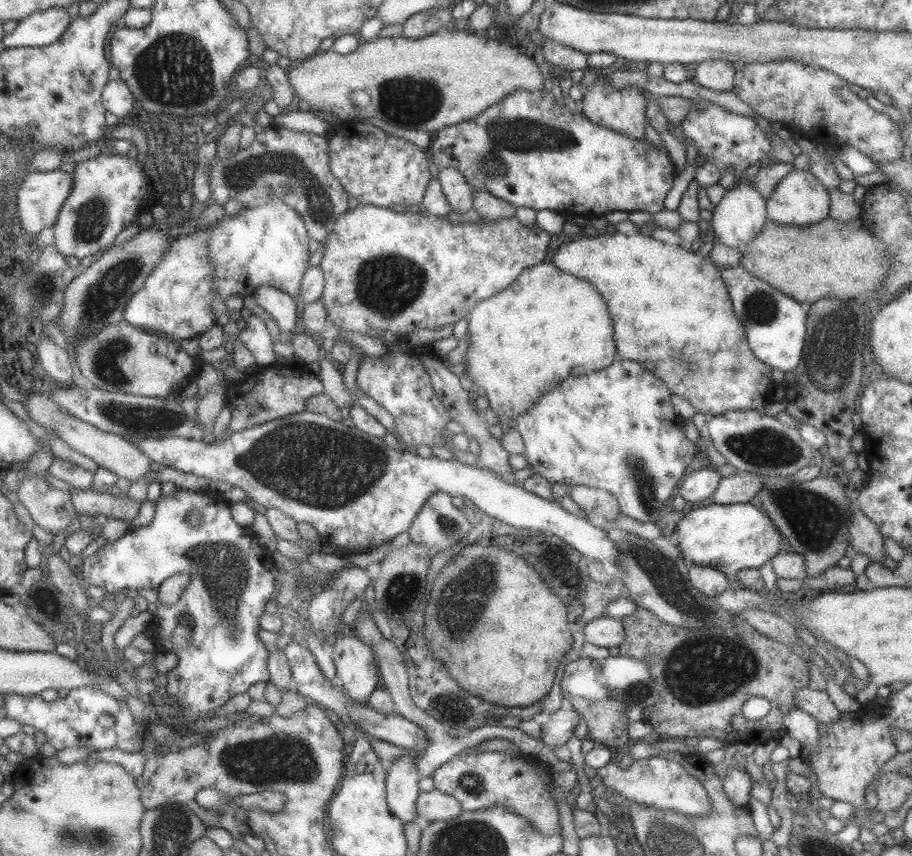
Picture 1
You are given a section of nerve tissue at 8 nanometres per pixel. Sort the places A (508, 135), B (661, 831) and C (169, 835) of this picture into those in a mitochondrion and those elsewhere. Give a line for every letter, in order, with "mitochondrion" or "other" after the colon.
A: mitochondrion
B: mitochondrion
C: mitochondrion

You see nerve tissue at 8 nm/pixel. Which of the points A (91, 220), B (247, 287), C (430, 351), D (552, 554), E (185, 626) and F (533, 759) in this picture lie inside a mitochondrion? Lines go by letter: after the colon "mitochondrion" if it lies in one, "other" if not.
A: mitochondrion
B: other
C: other
D: other
E: mitochondrion
F: other

